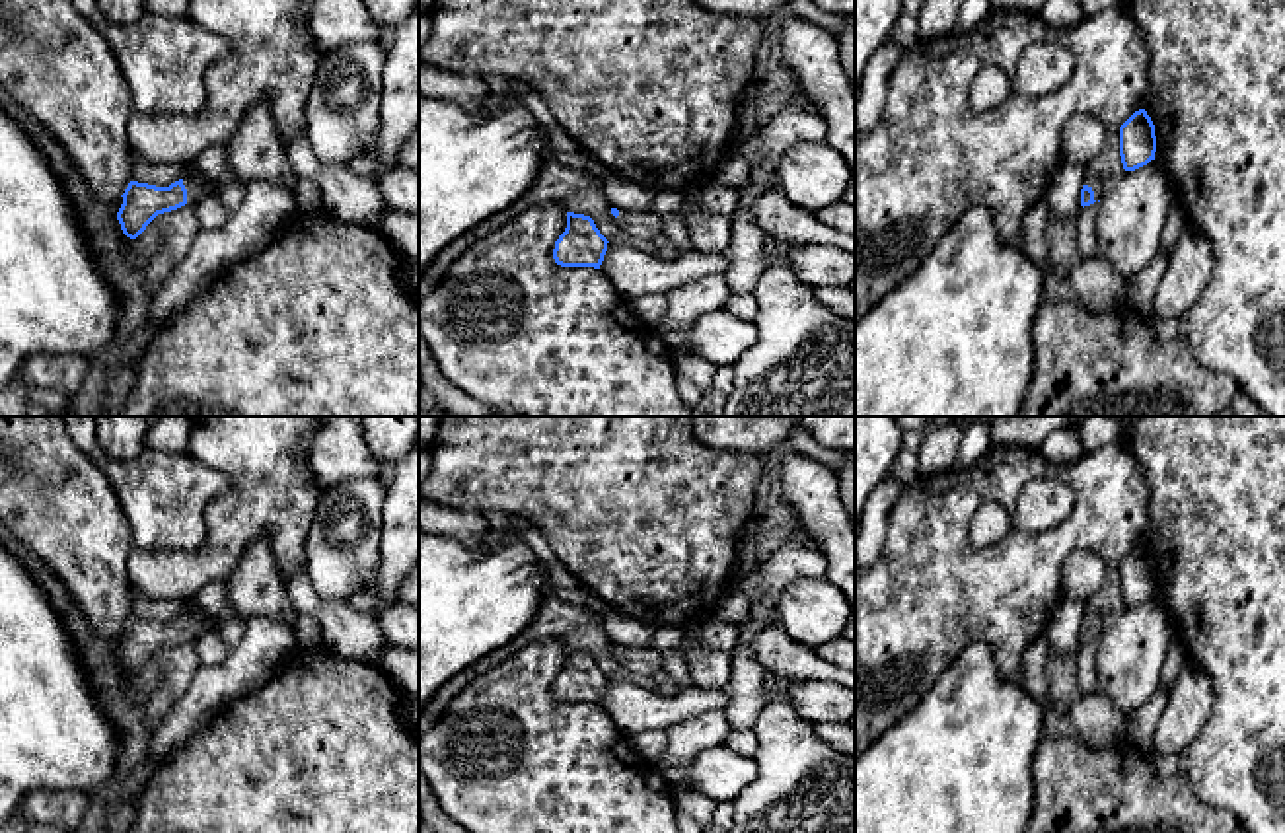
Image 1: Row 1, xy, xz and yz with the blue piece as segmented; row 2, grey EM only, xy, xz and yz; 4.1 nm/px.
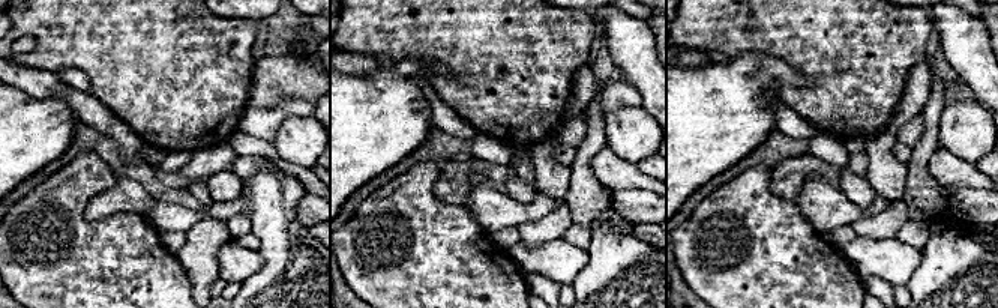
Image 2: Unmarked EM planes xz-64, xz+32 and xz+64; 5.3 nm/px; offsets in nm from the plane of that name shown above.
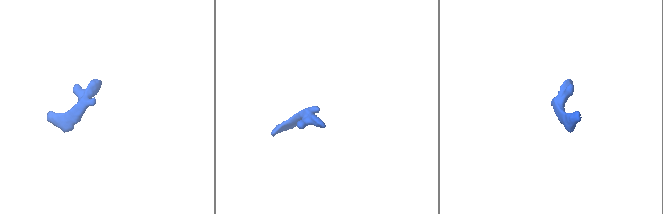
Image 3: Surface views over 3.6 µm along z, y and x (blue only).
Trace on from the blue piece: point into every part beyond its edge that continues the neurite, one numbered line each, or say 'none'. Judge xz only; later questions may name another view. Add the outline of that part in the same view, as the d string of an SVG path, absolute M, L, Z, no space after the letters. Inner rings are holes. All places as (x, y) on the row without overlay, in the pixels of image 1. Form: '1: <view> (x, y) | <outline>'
1: xz (641, 660) | M619 646L615 656L627 670L641 675L650 677L654 671L664 670L662 654L650 648Z

